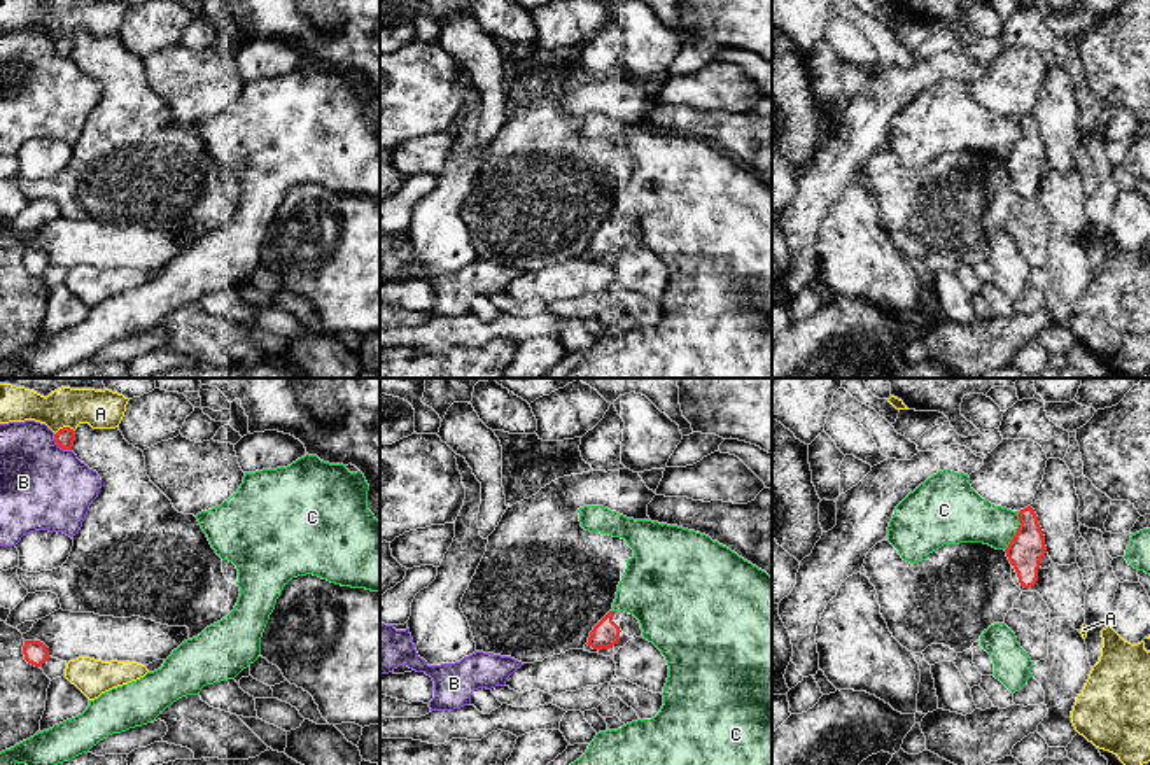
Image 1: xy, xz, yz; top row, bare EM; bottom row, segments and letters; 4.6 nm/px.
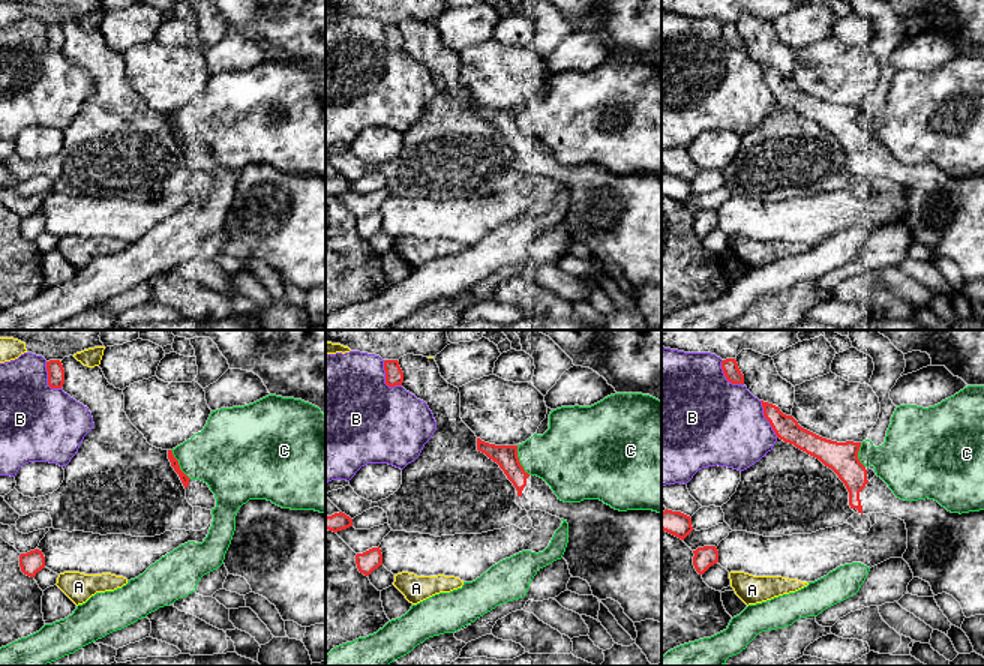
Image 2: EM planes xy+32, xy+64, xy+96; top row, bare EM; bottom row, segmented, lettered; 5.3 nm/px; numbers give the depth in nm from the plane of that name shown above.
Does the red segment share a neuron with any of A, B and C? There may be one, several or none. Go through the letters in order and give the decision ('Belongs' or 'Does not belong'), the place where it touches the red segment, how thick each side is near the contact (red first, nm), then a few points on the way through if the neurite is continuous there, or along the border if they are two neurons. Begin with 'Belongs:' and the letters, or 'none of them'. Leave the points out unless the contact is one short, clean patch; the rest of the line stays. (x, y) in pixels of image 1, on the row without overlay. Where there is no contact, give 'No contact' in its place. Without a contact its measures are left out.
Belongs: none of them
A: Does not belong. Touches red at xy (63, 35). Thickness 90 nm (red) against 180 nm
B: Does not belong. Touches red at xy (60, 55). Thickness 90 nm (red) against 400 nm
C: Does not belong. Touches red at yz (1017, 139). Thickness 160 nm (red) against 240 nm

